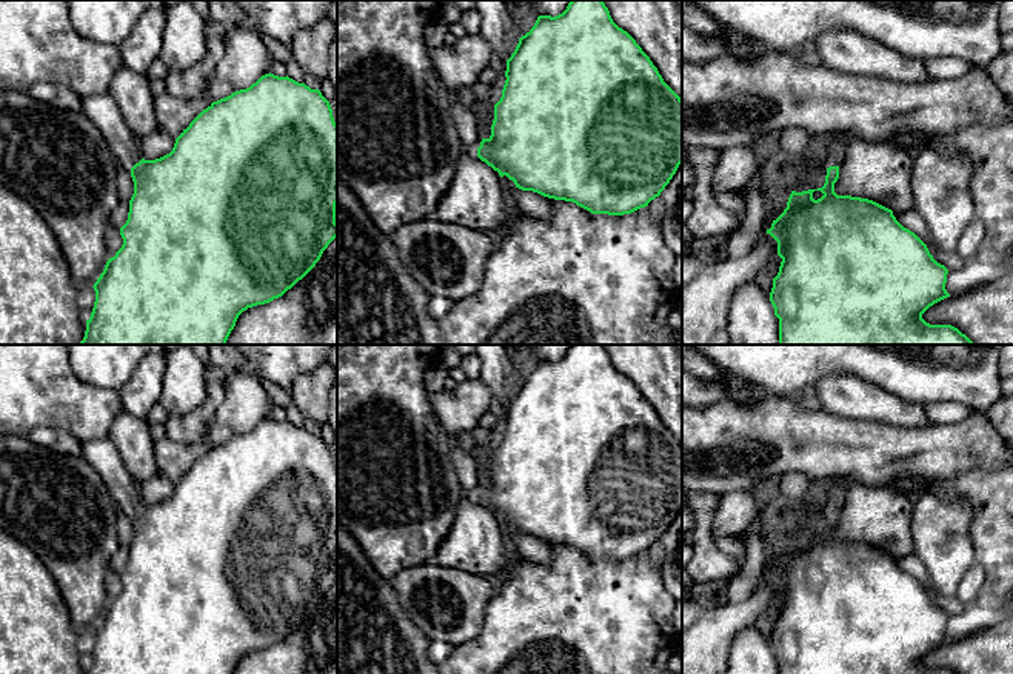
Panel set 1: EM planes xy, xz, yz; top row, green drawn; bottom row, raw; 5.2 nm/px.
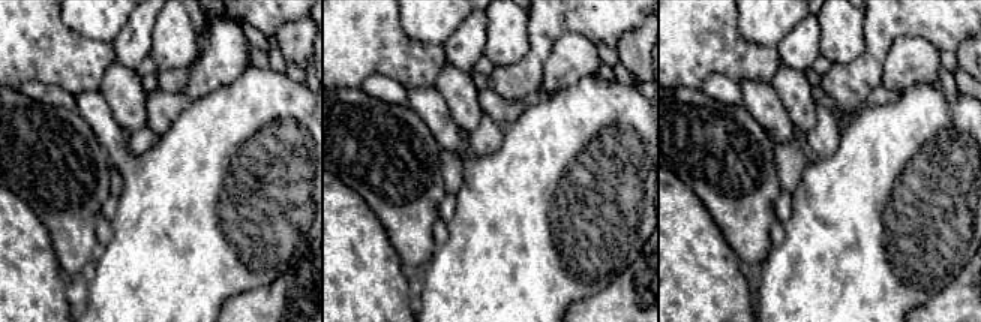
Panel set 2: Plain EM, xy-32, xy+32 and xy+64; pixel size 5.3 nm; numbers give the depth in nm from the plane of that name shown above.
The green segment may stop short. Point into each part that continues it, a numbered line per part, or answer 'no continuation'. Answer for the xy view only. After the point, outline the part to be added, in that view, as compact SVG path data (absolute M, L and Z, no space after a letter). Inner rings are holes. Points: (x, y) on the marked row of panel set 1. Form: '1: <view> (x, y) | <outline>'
1: xy (100, 108) | M94 94L82 98L82 112L95 125L119 165L132 168L142 160L139 140L126 126L122 112L108 94Z

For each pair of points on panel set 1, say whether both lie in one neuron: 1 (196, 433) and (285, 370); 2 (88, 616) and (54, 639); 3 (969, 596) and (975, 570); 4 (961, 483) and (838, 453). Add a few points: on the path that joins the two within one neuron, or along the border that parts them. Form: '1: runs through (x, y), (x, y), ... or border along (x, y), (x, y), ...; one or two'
1: runs through (211, 403), (216, 382), (234, 363), (256, 363); one
2: border along (60, 591), (70, 620), (79, 631); two
3: runs through (969, 590), (975, 576); one
4: border along (981, 470), (967, 470), (944, 479), (910, 477); two

